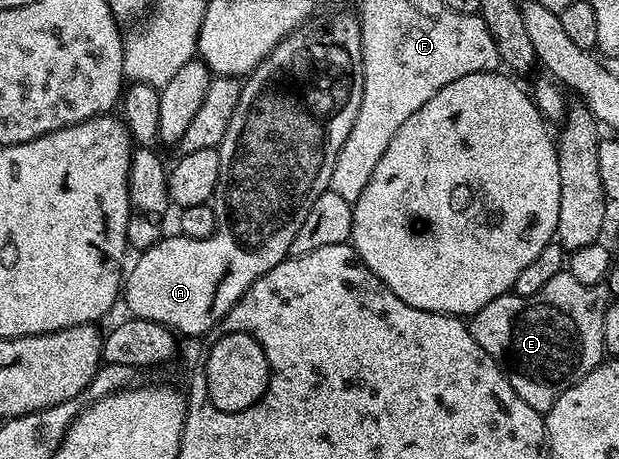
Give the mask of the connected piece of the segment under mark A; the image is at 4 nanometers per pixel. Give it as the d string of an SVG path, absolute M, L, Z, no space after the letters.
M357 19L330 20L326 24L326 28L310 27L303 26L290 33L254 67L249 76L245 77L240 102L236 106L236 114L232 114L232 122L228 122L228 130L217 147L220 158L220 174L212 201L212 207L216 214L216 230L203 240L193 240L181 234L167 235L165 238L157 240L150 248L145 249L139 255L142 257L131 268L129 265L124 276L124 304L126 300L127 306L130 307L129 315L131 317L148 322L160 322L182 338L185 336L205 337L206 333L212 332L214 327L226 317L228 310L232 310L232 306L246 293L248 286L252 286L252 282L256 282L256 278L268 274L268 270L272 270L272 266L276 266L290 256L292 238L296 238L296 230L300 230L300 226L304 226L304 218L308 218L308 210L312 210L312 202L316 202L316 198L320 198L320 194L324 194L329 189L332 166L336 166L336 154L340 154L340 146L344 146L344 138L348 138L348 134L352 131L352 122L356 122L356 113L360 111L360 98L364 90L361 23Z

